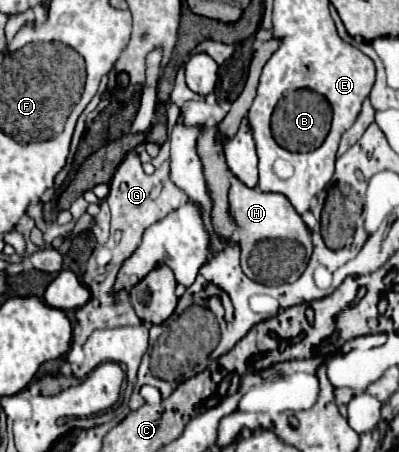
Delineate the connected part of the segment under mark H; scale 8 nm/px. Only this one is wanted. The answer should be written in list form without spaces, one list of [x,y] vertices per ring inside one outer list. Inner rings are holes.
[[[233,178],[229,188],[229,214],[241,232],[241,268],[251,280],[267,286],[279,286],[295,282],[303,274],[303,266],[307,266],[313,250],[311,232],[283,194],[261,192],[257,188],[249,190],[243,182]]]

